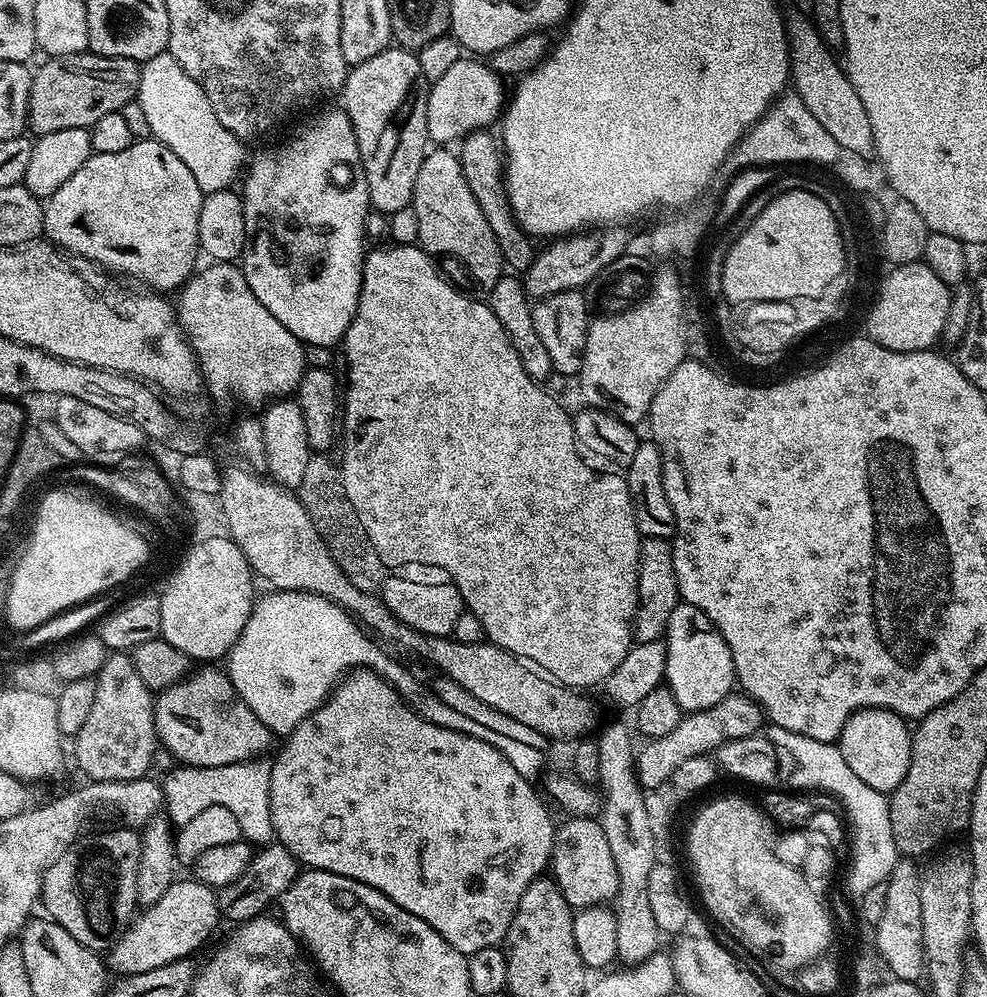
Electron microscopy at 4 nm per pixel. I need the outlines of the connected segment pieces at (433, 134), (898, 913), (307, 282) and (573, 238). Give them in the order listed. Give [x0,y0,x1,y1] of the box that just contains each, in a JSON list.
[[426,58,506,145],[874,858,926,981],[242,110,370,348],[522,226,628,301]]

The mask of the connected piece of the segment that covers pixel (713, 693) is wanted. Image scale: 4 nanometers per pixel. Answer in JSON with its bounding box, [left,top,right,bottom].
[664,602,736,714]

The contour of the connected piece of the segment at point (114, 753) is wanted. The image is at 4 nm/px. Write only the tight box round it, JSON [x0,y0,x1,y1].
[72,650,158,782]

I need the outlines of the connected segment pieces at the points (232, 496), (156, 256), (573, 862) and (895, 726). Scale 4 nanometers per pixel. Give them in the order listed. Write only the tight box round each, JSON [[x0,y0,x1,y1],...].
[[222,471,597,742],[43,139,205,294],[551,816,618,910],[838,708,912,794]]

